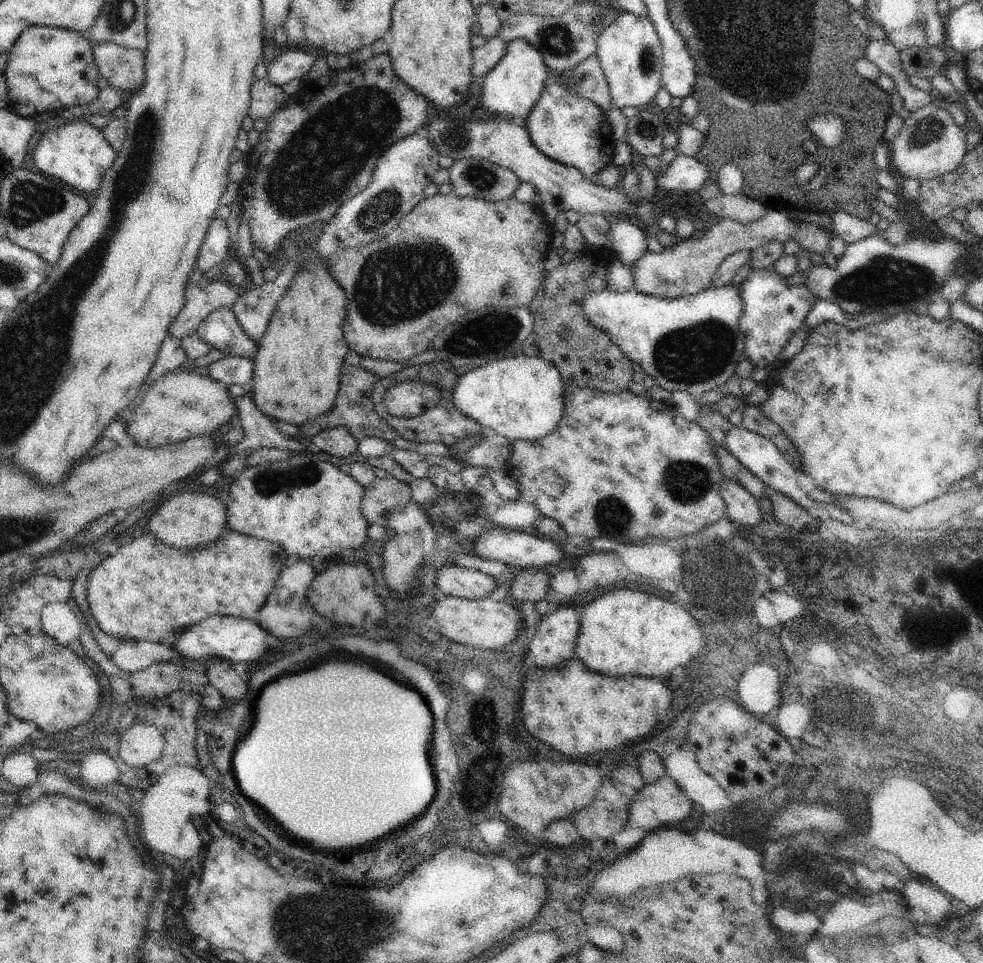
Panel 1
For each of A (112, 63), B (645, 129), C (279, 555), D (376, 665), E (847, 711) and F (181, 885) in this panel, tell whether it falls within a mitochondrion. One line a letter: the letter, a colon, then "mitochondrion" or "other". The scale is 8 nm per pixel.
A: mitochondrion
B: mitochondrion
C: other
D: other
E: mitochondrion
F: other

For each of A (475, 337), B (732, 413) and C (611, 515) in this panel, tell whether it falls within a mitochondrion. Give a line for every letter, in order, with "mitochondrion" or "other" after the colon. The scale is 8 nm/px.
A: mitochondrion
B: other
C: mitochondrion

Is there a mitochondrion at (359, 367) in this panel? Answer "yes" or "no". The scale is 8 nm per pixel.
no

